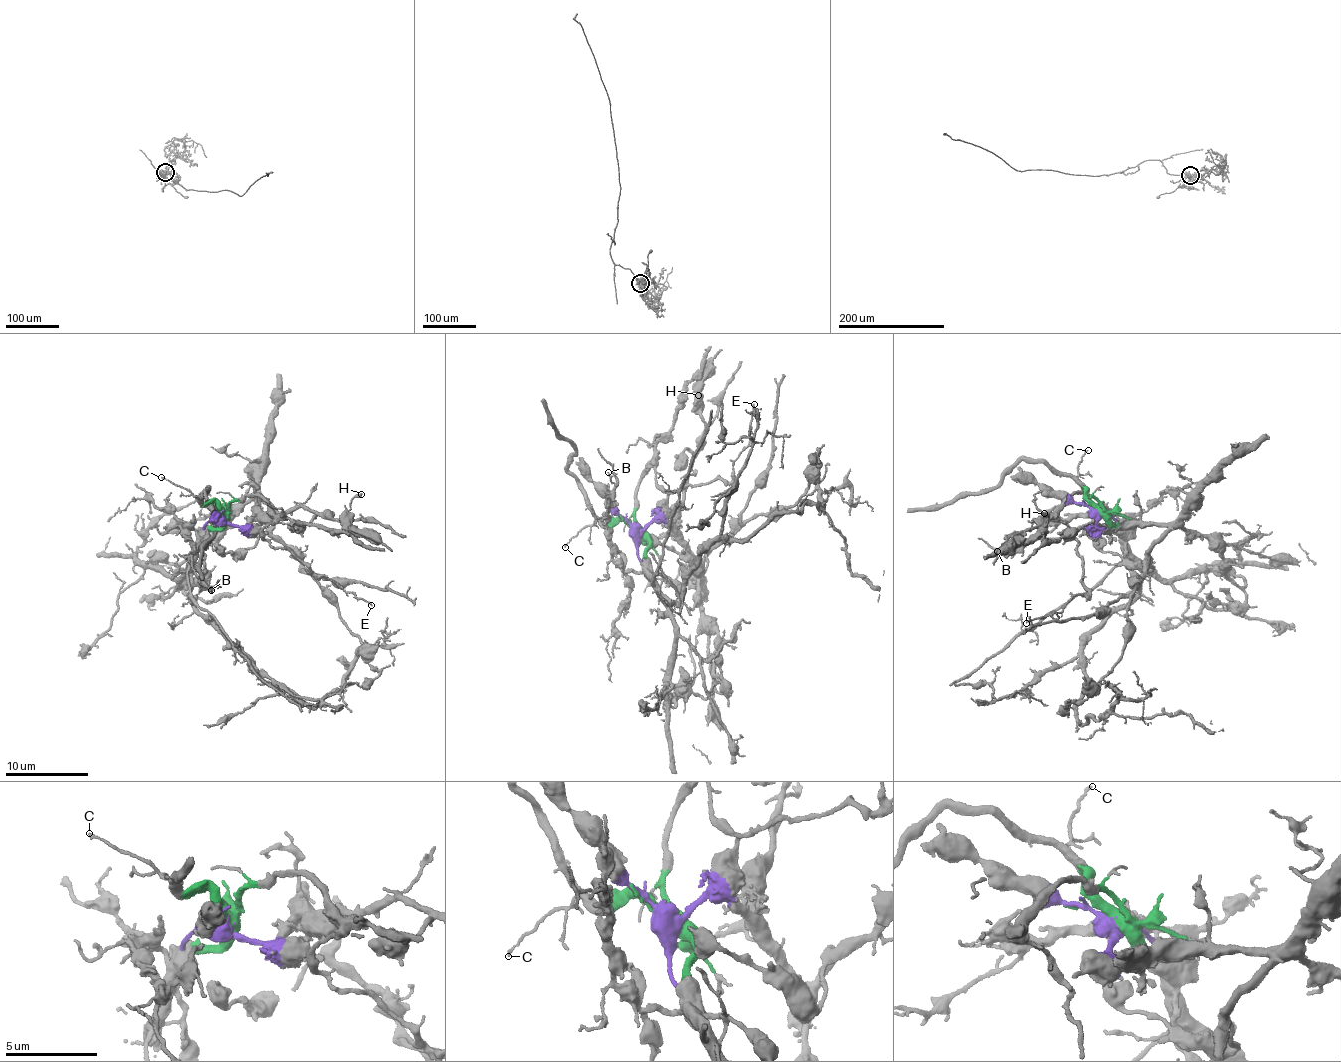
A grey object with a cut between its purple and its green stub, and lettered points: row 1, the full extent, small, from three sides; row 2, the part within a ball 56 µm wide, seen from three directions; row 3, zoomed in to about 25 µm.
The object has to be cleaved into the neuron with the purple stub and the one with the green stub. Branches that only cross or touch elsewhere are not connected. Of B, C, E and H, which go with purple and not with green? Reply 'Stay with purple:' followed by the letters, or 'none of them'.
Stay with purple: H

